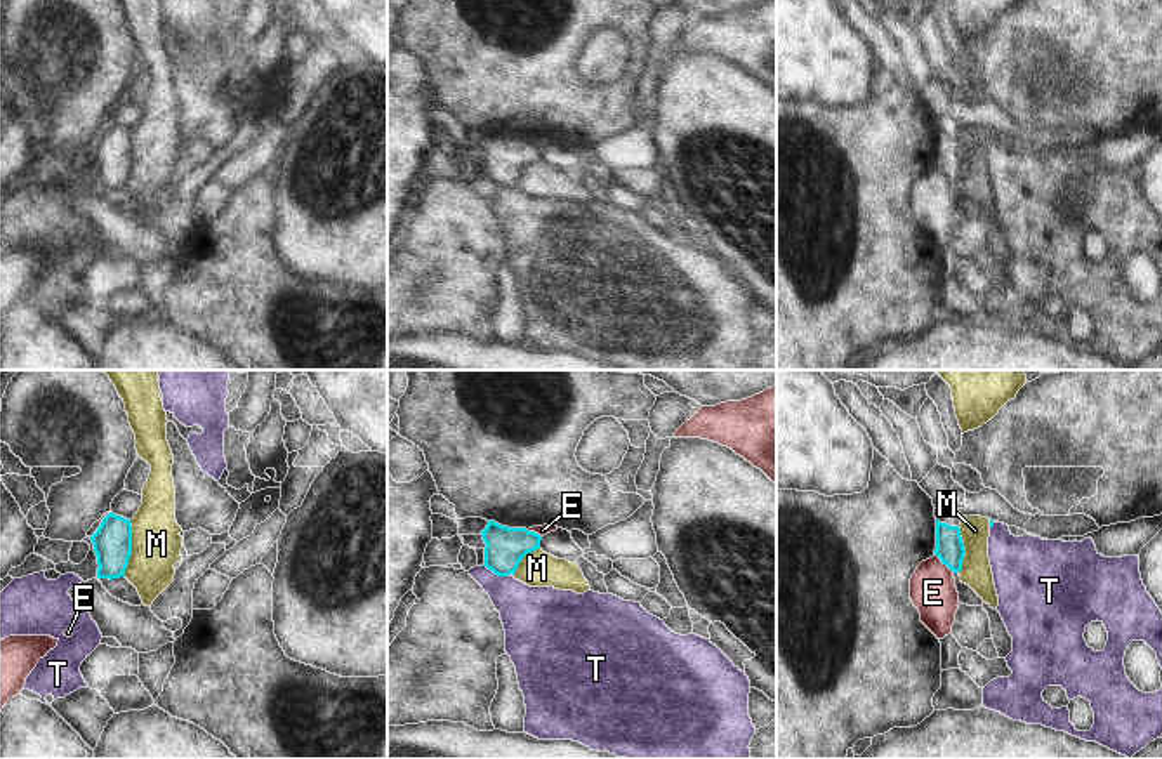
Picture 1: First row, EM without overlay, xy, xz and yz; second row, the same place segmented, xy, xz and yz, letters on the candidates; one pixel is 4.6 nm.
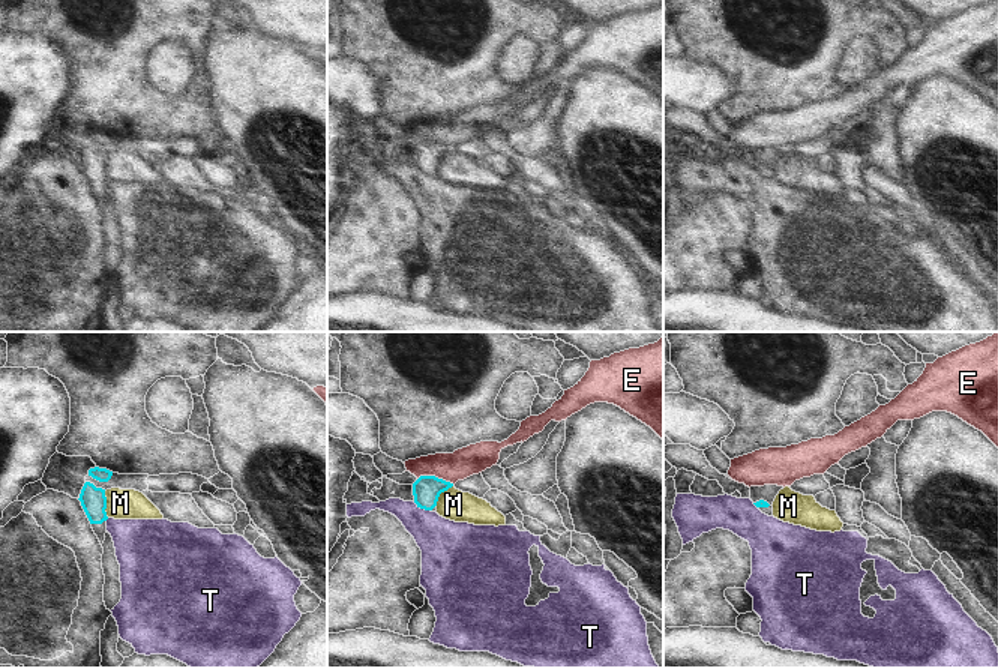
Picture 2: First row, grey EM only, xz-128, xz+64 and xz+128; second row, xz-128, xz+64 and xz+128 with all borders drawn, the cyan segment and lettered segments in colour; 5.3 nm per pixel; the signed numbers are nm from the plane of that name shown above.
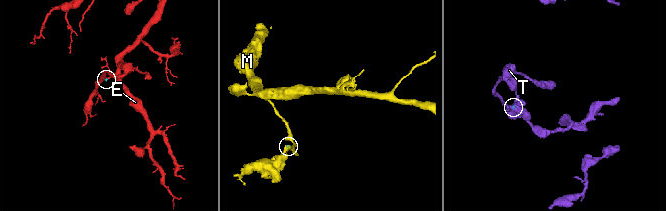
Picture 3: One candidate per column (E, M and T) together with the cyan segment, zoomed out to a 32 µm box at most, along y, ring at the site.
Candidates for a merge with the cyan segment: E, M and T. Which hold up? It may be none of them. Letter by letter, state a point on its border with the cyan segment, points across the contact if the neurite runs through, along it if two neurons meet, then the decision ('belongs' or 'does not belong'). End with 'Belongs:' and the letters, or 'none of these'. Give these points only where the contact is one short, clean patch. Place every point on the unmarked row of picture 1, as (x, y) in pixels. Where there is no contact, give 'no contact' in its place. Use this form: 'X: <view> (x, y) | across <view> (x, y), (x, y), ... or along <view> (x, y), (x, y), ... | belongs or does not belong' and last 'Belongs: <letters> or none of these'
E: yz (945, 174) | along yz (935, 165), (954, 183) | does not belong
M: xy (131, 158) | along xy (131, 131), (131, 169), (124, 186) | does not belong
T: xz (495, 184) | along xz (483, 176), (499, 186), (508, 186) | does not belong
Belongs: none of these

